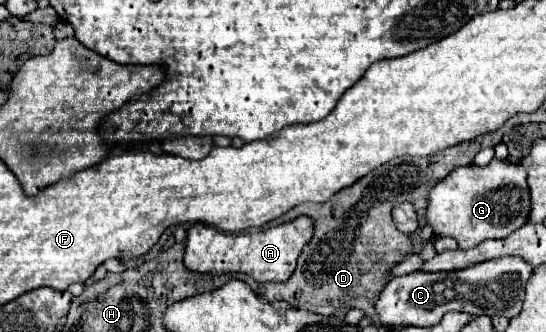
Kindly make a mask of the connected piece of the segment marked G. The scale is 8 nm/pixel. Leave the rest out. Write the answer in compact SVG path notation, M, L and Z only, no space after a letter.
M492 158L486 166L462 166L452 170L448 178L430 190L430 204L426 222L434 228L436 236L452 236L462 250L474 248L480 242L494 238L508 238L522 228L530 216L530 188L528 174L522 164Z

